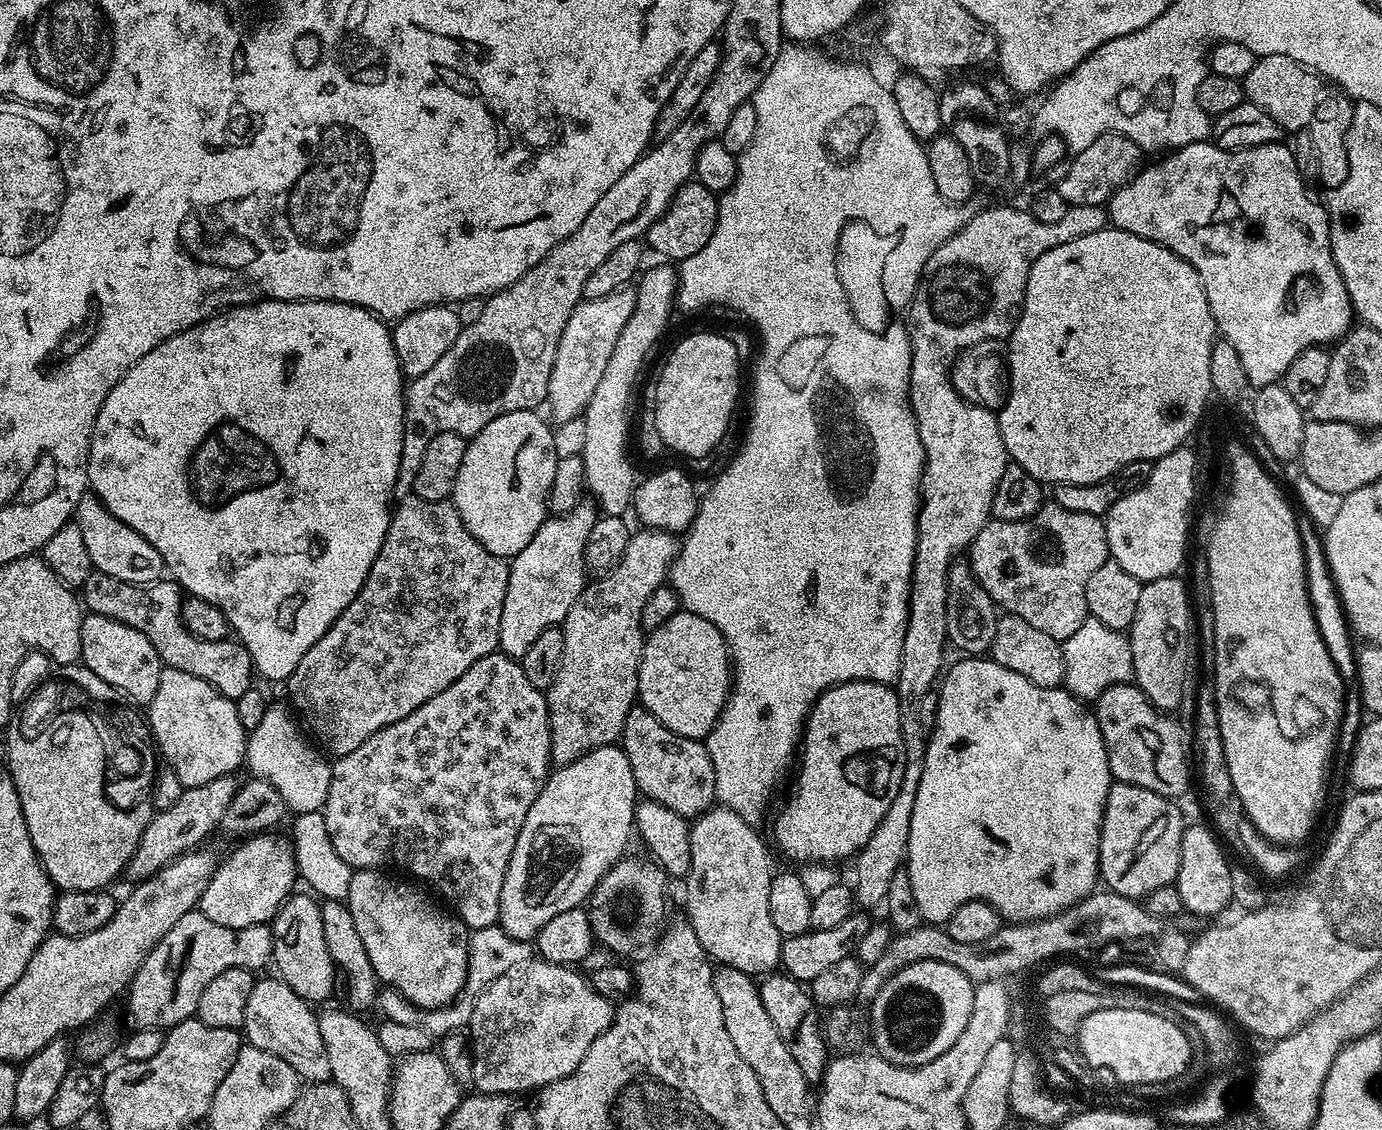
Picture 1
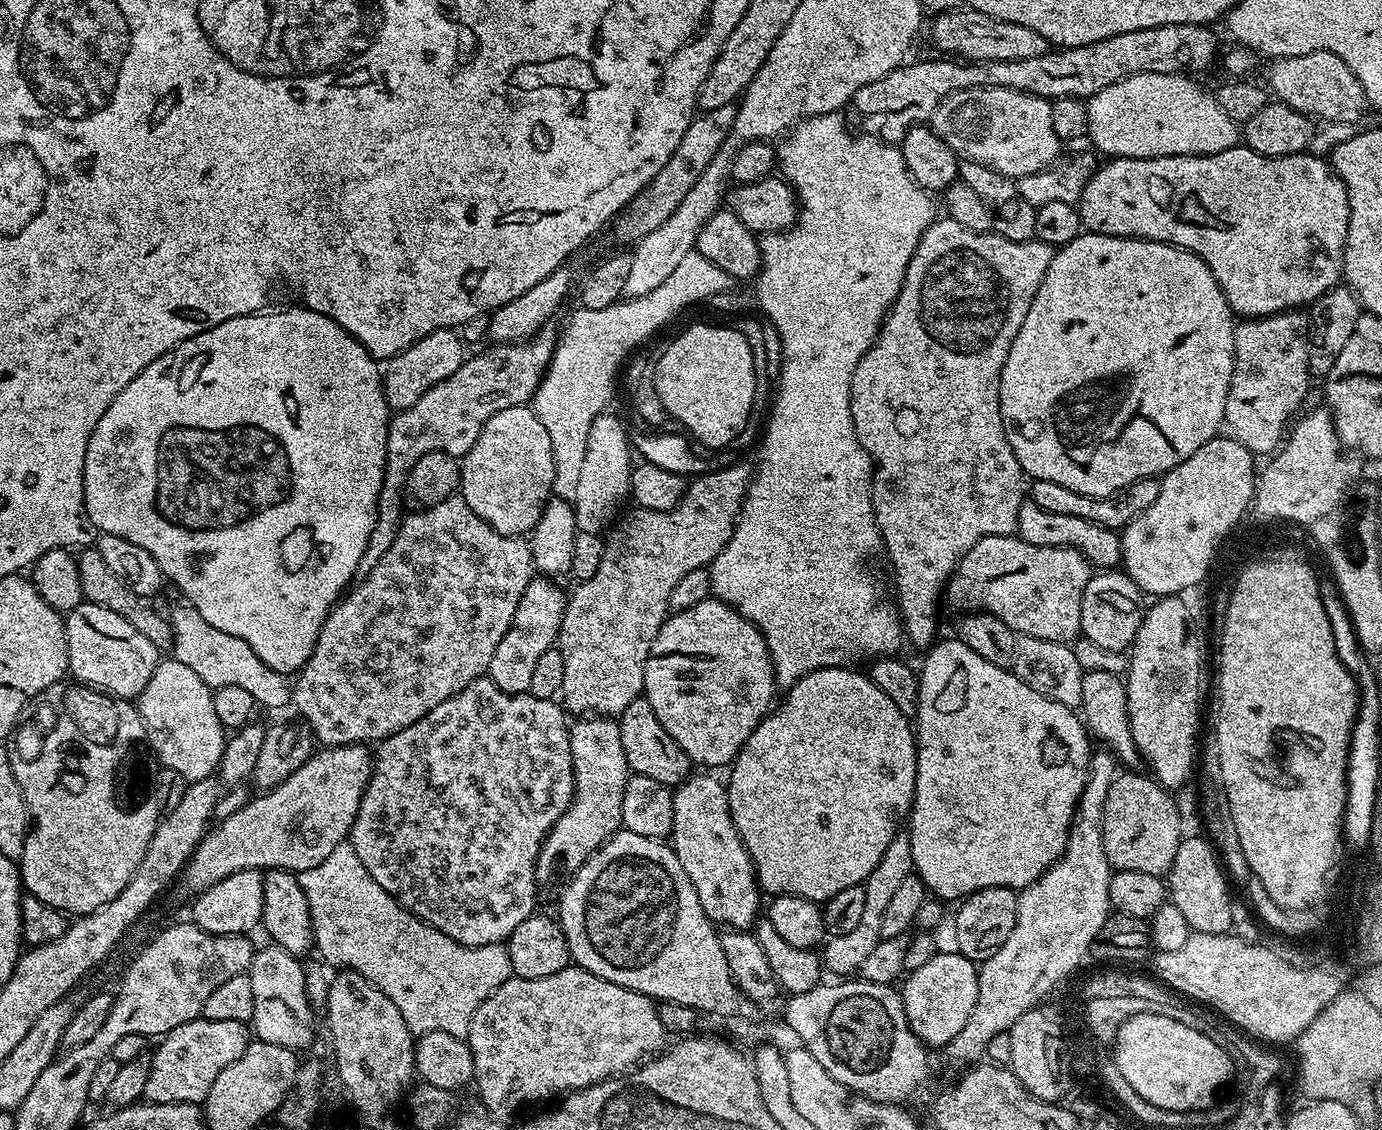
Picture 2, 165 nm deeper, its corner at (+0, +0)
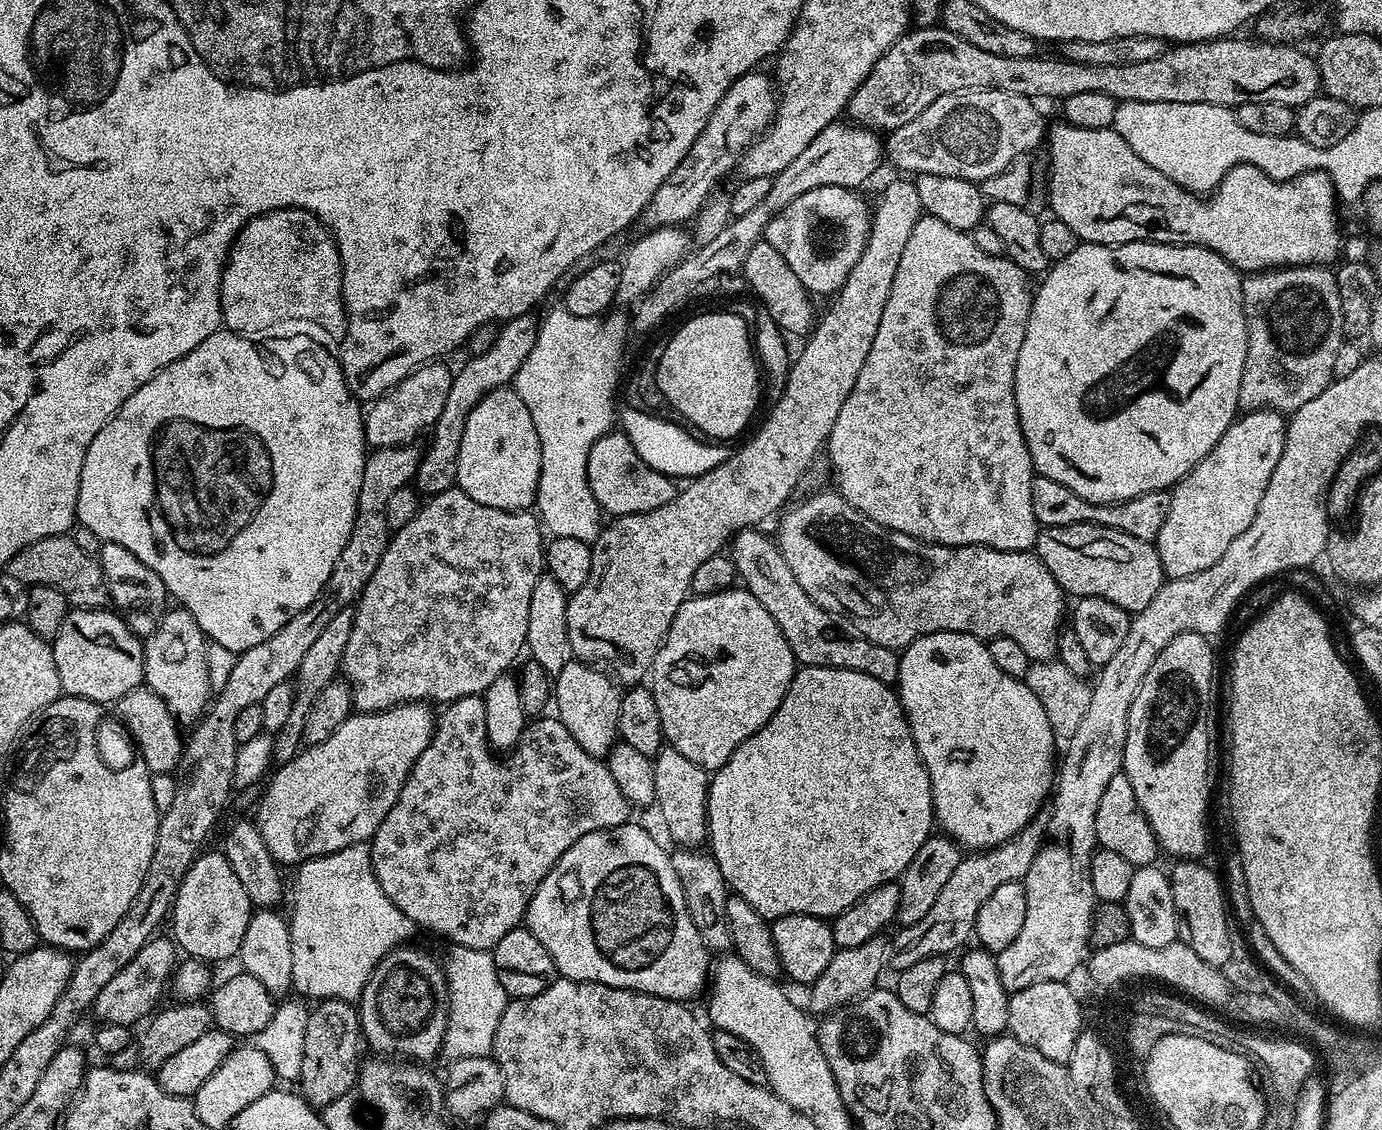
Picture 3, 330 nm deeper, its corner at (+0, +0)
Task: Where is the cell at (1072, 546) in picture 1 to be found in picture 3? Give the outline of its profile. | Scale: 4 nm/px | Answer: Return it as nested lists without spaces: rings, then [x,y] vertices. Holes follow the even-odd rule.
[[[831,491],[820,492],[817,496],[804,500],[797,508],[789,507],[783,513],[783,516],[785,515],[784,521],[780,524],[780,538],[778,537],[778,547],[782,558],[786,562],[786,566],[790,566],[798,586],[802,586],[802,590],[806,590],[806,594],[810,594],[810,598],[815,604],[822,606],[822,610],[826,610],[831,616],[839,618],[845,625],[853,624],[856,627],[853,629],[870,642],[878,642],[878,646],[886,646],[897,650],[907,648],[910,642],[914,642],[919,636],[925,636],[926,634],[961,632],[962,634],[970,634],[981,638],[994,636],[1014,638],[1014,642],[1018,642],[1018,646],[1022,646],[1022,650],[1026,650],[1028,659],[1032,662],[1051,660],[1057,655],[1058,637],[1062,631],[1060,623],[1063,620],[1065,623],[1066,620],[1066,608],[1064,612],[1066,594],[1060,589],[1058,582],[1054,582],[1054,574],[1050,574],[1050,570],[1046,570],[1046,566],[1037,558],[1035,551],[1003,552],[993,548],[985,548],[982,544],[967,544],[961,548],[951,548],[945,544],[929,544],[926,540],[916,540],[910,534],[891,532],[889,528],[884,528],[878,522],[866,518],[866,514],[854,510],[854,506],[850,506],[850,502],[846,502],[846,498],[842,498],[839,491]]]

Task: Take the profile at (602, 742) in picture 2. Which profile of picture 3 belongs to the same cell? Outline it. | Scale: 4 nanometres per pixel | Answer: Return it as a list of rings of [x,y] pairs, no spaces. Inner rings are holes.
[[[573,658],[554,678],[555,715],[570,730],[574,742],[586,750],[586,754],[597,758],[607,757],[608,752],[618,742],[618,710],[620,709],[621,689],[617,681],[607,672],[582,664]]]

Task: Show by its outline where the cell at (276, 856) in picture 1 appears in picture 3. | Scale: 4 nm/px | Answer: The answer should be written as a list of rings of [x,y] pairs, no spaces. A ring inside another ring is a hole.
[[[201,851],[178,886],[176,901],[172,903],[170,913],[170,936],[185,957],[213,962],[228,960],[231,956],[233,959],[239,953],[242,934],[246,934],[254,905],[250,898],[246,898],[246,890],[242,890],[242,882],[238,882],[223,851],[208,851]]]

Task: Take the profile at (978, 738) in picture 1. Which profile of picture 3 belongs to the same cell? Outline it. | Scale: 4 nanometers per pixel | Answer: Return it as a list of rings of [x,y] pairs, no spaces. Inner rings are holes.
[[[935,632],[919,636],[914,642],[899,653],[900,665],[895,687],[898,689],[900,705],[904,708],[904,716],[912,731],[918,754],[928,771],[932,787],[932,814],[939,831],[951,840],[956,841],[964,850],[987,850],[1005,844],[1010,838],[1017,836],[1036,813],[1045,807],[1050,793],[1054,788],[1054,777],[1058,772],[1058,741],[1050,730],[1050,718],[1046,718],[1046,710],[1042,710],[1042,702],[1034,698],[1023,680],[1015,680],[1010,674],[998,670],[994,666],[994,658],[990,658],[987,643],[981,637],[962,634],[961,632]]]

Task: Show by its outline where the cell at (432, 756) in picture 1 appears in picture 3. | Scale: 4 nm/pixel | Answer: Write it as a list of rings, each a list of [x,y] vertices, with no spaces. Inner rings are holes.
[[[467,696],[452,701],[443,709],[444,712],[435,717],[432,737],[422,754],[418,754],[418,760],[408,771],[406,782],[396,798],[396,805],[382,818],[382,826],[370,841],[370,851],[372,854],[372,869],[390,902],[402,910],[406,918],[412,920],[417,929],[429,928],[432,932],[437,932],[440,936],[445,936],[449,940],[449,945],[469,948],[470,950],[482,950],[487,952],[495,948],[498,942],[502,942],[503,936],[510,934],[510,930],[521,927],[524,924],[524,916],[528,912],[528,903],[538,890],[542,878],[550,874],[550,870],[582,838],[591,832],[601,832],[603,828],[617,828],[619,824],[629,823],[630,805],[628,799],[618,790],[618,782],[610,778],[610,770],[607,763],[601,762],[597,757],[586,754],[578,742],[566,730],[566,726],[555,715],[548,714],[543,718],[536,718],[525,727],[524,733],[520,735],[520,740],[516,747],[511,749],[503,757],[497,758],[493,749],[488,747],[488,735],[486,734],[486,718],[484,717],[484,701],[480,696]]]

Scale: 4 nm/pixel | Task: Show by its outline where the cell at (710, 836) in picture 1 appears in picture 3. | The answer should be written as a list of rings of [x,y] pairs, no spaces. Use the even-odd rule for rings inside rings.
[[[670,747],[661,748],[653,759],[654,766],[654,801],[660,807],[660,816],[668,827],[668,832],[677,841],[677,845],[695,849],[708,839],[708,781],[709,773],[698,767],[690,758],[678,754]]]

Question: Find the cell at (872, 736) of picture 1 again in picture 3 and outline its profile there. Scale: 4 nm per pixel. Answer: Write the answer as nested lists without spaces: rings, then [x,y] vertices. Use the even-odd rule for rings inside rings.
[[[801,667],[786,690],[786,698],[778,706],[774,715],[764,723],[746,742],[742,742],[730,754],[730,758],[721,768],[711,773],[708,781],[708,839],[707,847],[716,860],[718,870],[722,870],[724,883],[735,895],[746,898],[754,910],[771,922],[786,914],[810,914],[831,918],[842,914],[862,894],[874,890],[874,886],[891,884],[899,881],[900,875],[910,866],[918,846],[926,842],[934,832],[932,814],[932,787],[926,766],[916,749],[900,697],[889,685],[870,678],[858,670],[845,668],[810,668]]]

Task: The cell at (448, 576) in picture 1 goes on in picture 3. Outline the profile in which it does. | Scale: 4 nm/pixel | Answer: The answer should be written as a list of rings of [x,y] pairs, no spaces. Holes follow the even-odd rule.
[[[453,486],[442,490],[439,494],[431,497],[427,502],[421,503],[420,509],[414,514],[414,518],[410,518],[410,522],[406,522],[406,526],[395,529],[391,533],[386,550],[382,554],[382,562],[378,562],[378,570],[374,570],[374,574],[370,574],[370,582],[366,582],[366,586],[360,591],[360,598],[354,605],[352,614],[352,629],[350,630],[350,640],[346,642],[346,648],[342,654],[339,671],[342,673],[342,679],[347,684],[348,689],[352,691],[352,706],[356,712],[381,712],[387,708],[393,708],[399,704],[415,704],[417,702],[433,702],[437,700],[440,706],[447,706],[458,698],[466,698],[467,696],[480,696],[490,686],[490,682],[494,682],[494,678],[505,675],[509,671],[508,668],[516,660],[519,652],[523,653],[526,648],[526,618],[530,618],[530,594],[534,594],[534,586],[538,582],[538,578],[545,571],[544,566],[544,550],[546,547],[545,537],[540,537],[542,533],[541,521],[537,519],[531,511],[523,512],[507,512],[506,510],[498,510],[494,506],[482,506],[482,502],[474,502],[474,498],[470,498],[470,494],[466,494],[458,486]]]

